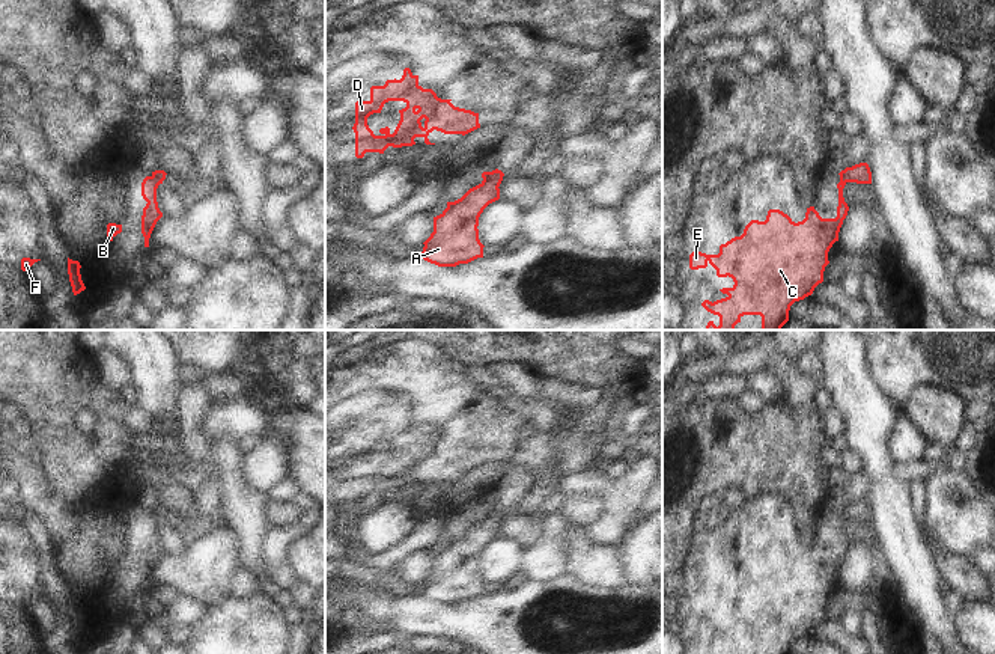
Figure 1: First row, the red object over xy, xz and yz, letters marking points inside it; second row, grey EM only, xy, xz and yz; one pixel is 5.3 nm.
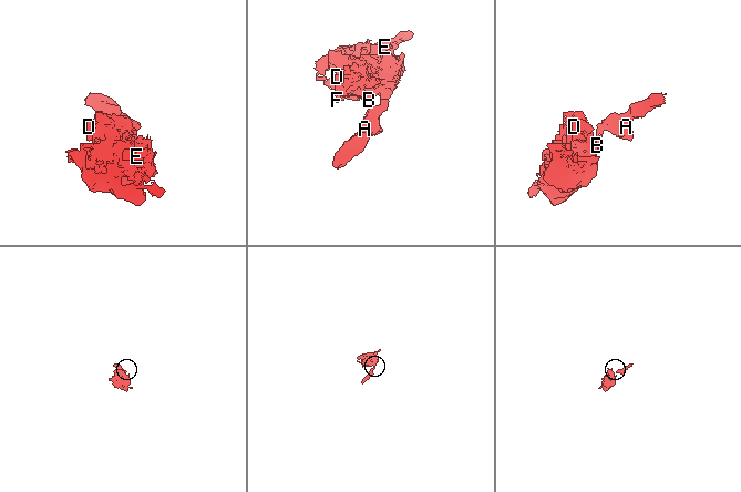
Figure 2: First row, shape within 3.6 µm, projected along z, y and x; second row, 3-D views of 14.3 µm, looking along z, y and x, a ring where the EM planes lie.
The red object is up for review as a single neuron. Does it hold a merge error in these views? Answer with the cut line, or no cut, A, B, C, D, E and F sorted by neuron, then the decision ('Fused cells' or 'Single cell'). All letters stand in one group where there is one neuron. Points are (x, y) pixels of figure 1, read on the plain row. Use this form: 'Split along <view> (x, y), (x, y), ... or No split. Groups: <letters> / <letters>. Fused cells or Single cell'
Split along xy (151, 514), (158, 522). Groups: A / B C D E F. Fused cells.

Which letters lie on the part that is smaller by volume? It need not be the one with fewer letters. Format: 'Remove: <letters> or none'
Remove: A

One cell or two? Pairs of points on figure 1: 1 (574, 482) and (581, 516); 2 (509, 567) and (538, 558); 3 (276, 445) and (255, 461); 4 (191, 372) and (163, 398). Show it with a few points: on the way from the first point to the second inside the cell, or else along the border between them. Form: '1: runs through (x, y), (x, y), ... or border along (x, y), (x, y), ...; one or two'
1: border along (566, 495), (596, 493), (605, 508); two
2: border along (524, 550), (521, 571), (517, 579); two
3: runs through (271, 449), (259, 461); one
4: border along (182, 365), (179, 382); two

